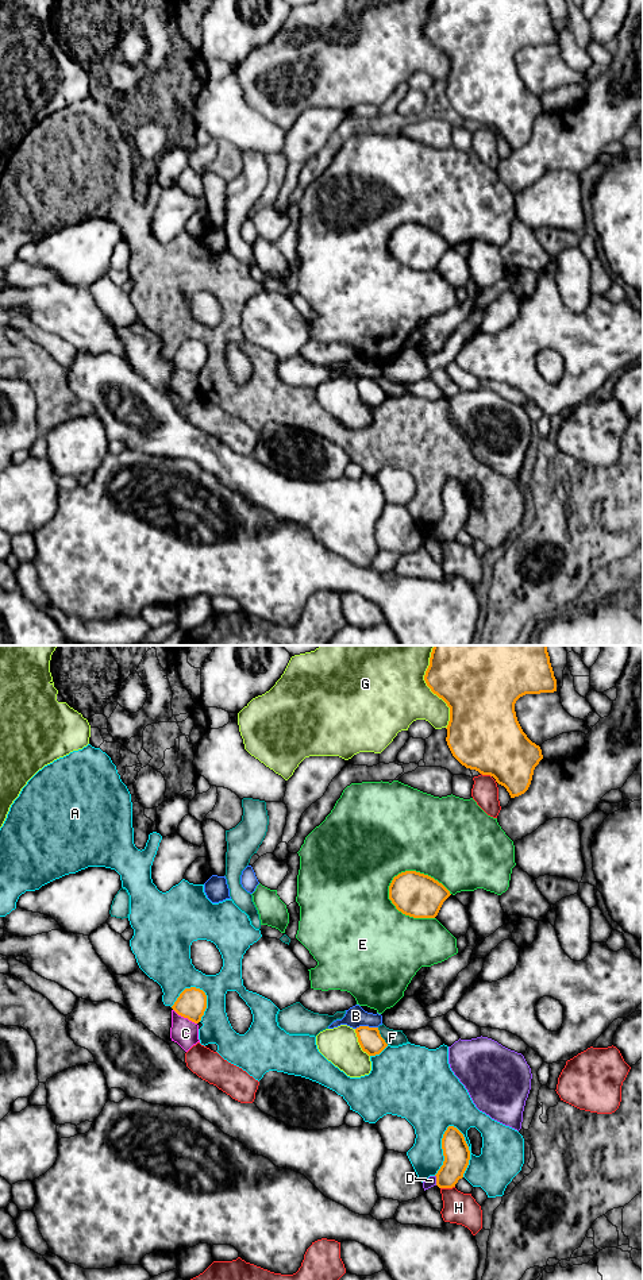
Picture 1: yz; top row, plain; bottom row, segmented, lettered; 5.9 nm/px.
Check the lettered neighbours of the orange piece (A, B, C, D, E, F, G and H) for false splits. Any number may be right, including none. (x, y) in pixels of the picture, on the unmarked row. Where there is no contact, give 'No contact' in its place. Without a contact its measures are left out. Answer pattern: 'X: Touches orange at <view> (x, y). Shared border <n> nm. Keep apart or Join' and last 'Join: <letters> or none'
A: Touches orange at yz (442, 500). Shared border 320 nm. Keep apart
B: Touches orange at yz (366, 378). Shared border 140 nm. Keep apart
C: Touches orange at yz (185, 369). Shared border 170 nm. Keep apart
D: Touches orange at yz (436, 532). Shared border 60 nm. Keep apart
E: Touches orange at yz (419, 224). Shared border 380 nm. Keep apart
F: Touches orange at yz (380, 388). Shared border 120 nm. Keep apart
G: Touches orange at yz (430, 39). Shared border 480 nm. Keep apart
H: Touches orange at yz (447, 539). Shared border 90 nm. Keep apart
Join: none

